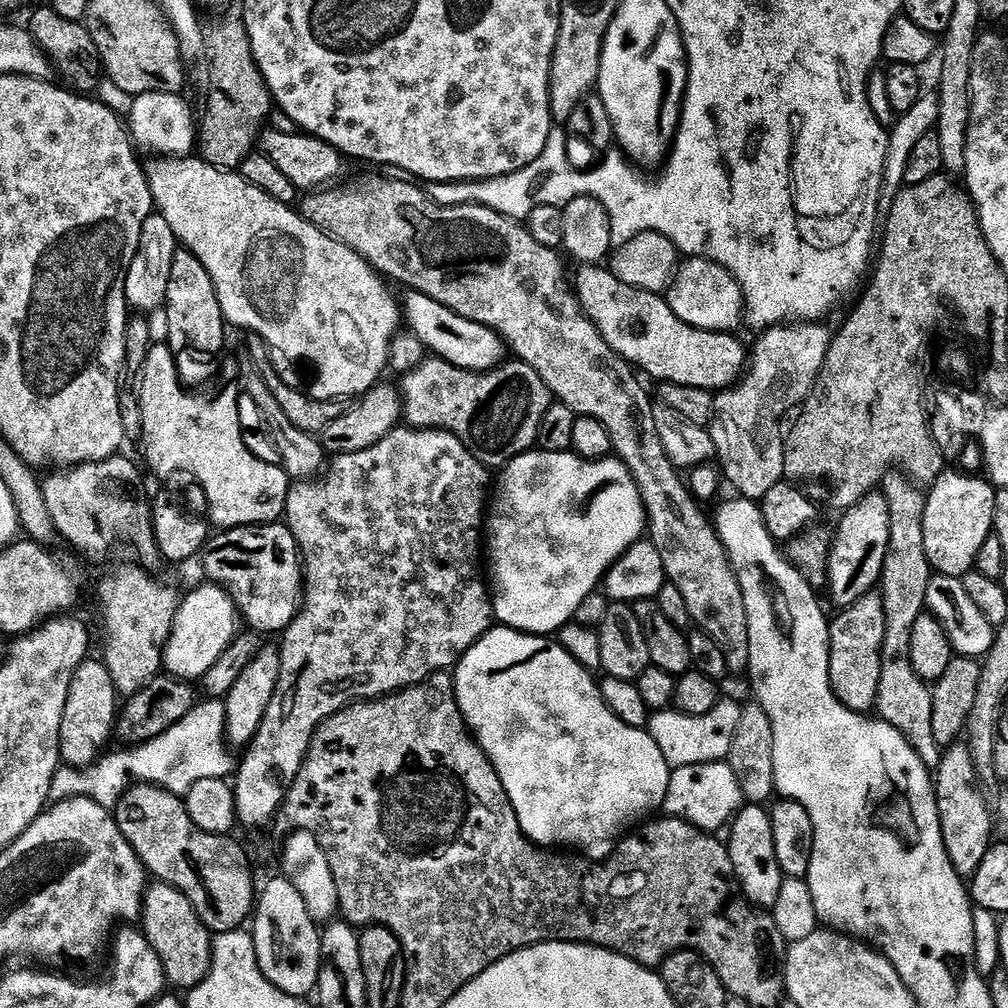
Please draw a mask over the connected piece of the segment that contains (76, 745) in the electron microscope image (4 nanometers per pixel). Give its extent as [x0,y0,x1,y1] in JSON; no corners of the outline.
[60,658,118,768]

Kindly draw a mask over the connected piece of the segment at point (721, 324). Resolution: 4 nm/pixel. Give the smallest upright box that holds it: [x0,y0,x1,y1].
[666,258,745,333]

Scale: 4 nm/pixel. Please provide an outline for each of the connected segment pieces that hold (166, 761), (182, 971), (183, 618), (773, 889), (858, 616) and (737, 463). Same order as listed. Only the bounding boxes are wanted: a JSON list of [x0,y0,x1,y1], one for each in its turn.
[[105,700,236,796],[142,882,213,990],[164,582,238,682],[727,804,786,910],[828,590,886,713],[710,322,833,502]]

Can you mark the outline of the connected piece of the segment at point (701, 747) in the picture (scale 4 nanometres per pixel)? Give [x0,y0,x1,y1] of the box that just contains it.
[647,698,741,770]

